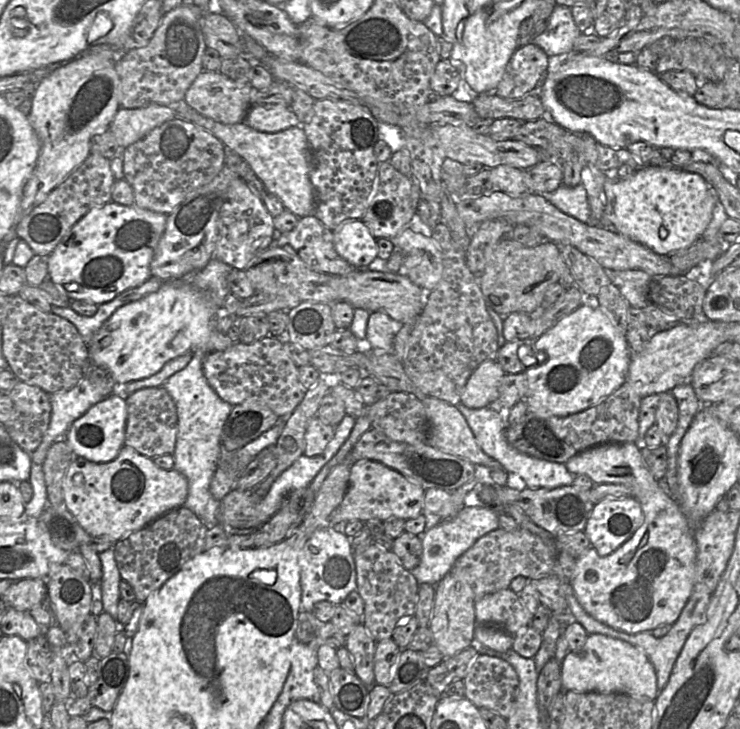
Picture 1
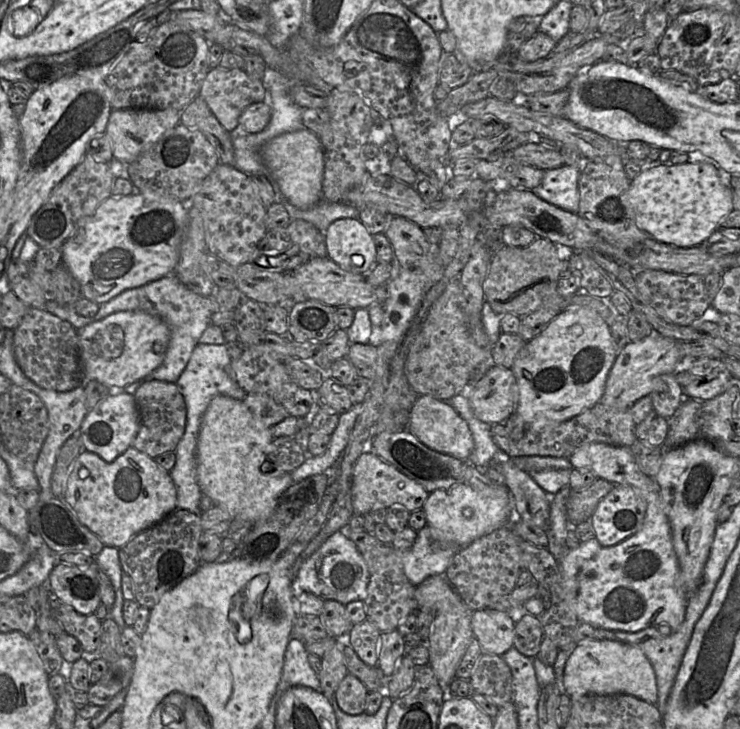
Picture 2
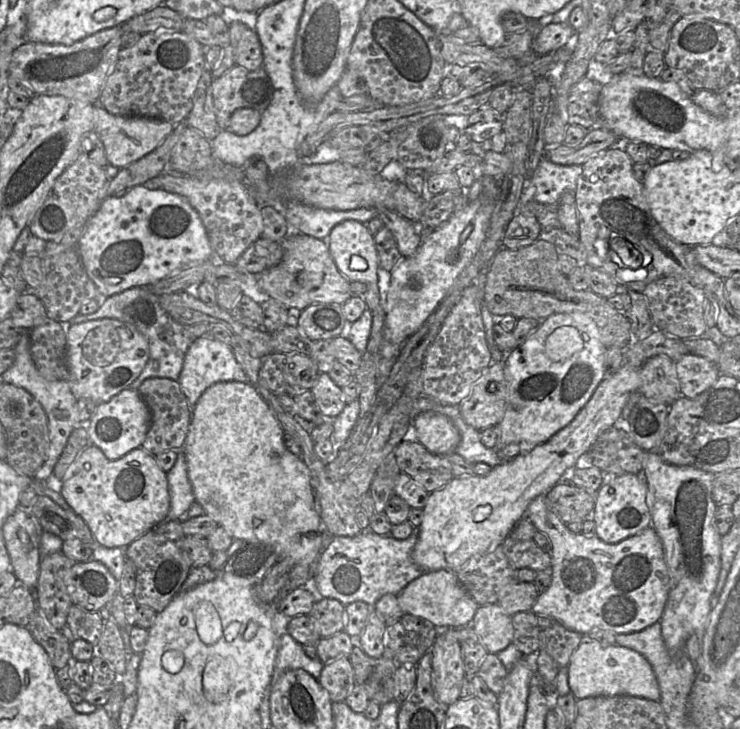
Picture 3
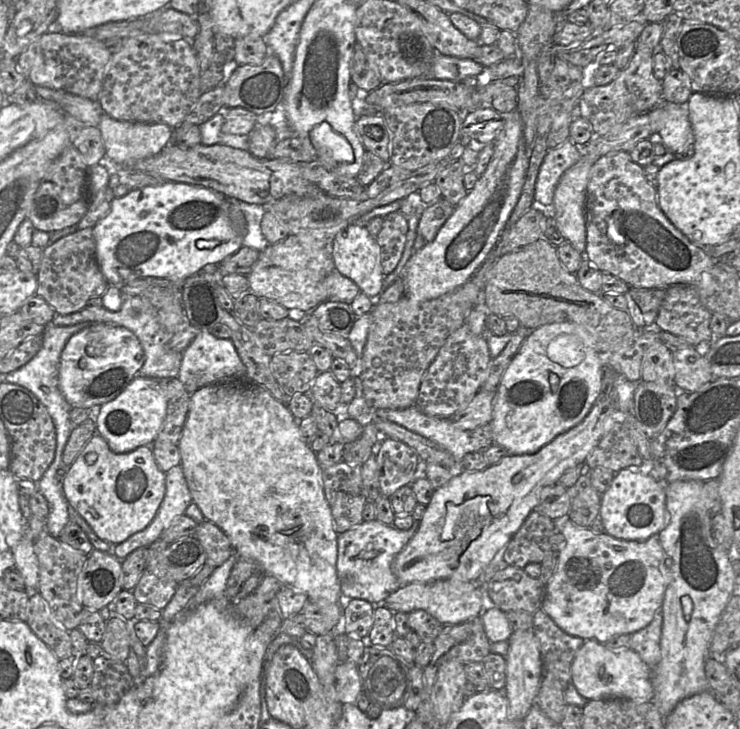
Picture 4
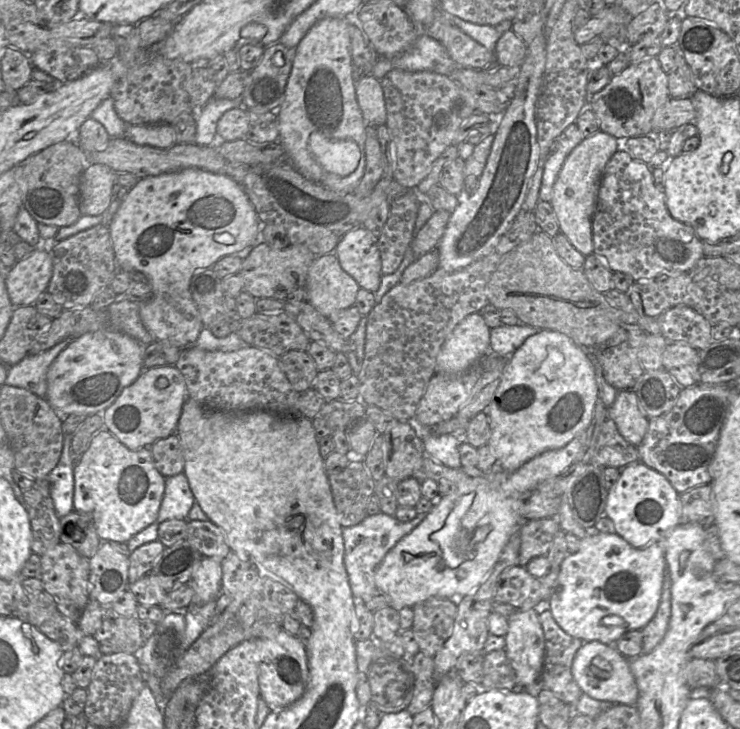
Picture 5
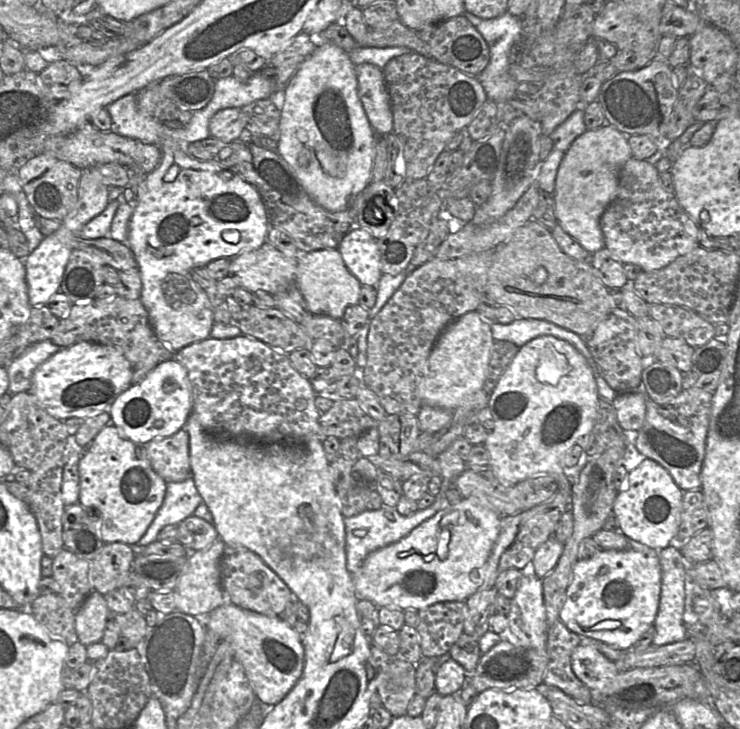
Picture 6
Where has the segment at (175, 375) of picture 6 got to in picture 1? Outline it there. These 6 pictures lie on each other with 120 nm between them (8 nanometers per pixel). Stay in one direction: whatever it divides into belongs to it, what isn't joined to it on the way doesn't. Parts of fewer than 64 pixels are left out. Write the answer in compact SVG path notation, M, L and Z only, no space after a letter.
M112 394L93 405L84 415L75 420L63 439L67 441L76 457L94 463L111 462L124 446L126 420L126 399Z

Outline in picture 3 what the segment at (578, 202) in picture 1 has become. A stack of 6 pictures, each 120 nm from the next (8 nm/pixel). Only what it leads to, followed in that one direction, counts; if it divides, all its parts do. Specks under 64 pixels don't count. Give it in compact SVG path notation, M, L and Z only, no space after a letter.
M543 157L532 175L534 200L540 204L557 206L566 192L575 193L582 165L560 165Z

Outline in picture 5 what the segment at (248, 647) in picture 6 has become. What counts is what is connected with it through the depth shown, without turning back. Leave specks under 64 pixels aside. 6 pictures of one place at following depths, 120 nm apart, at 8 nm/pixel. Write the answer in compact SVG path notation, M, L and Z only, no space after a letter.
M281 630L270 639L258 639L259 651L258 682L260 697L270 711L278 711L296 702L305 693L310 673L306 648L297 636Z

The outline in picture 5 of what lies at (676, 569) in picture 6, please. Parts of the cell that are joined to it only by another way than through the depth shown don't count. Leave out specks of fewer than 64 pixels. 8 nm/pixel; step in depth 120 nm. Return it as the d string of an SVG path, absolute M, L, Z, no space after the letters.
M666 565L666 574L663 584L662 596L657 612L653 617L653 619L643 629L641 629L643 635L642 654L651 653L651 651L662 641L668 629L670 616L671 616L671 581L667 574L667 565Z

